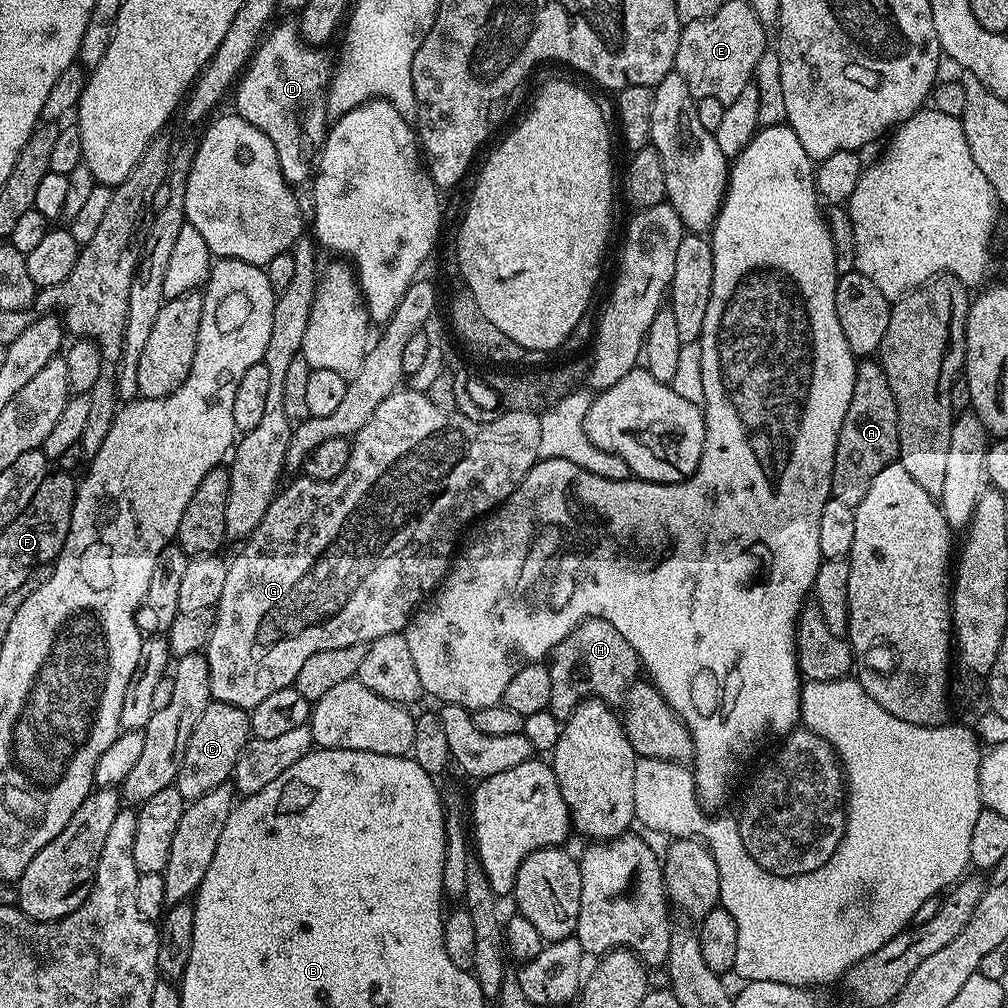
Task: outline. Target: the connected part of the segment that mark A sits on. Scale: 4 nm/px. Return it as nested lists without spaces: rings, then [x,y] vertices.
[[[861,359],[856,365],[850,410],[846,410],[846,418],[838,434],[836,461],[832,471],[832,496],[838,502],[846,502],[846,506],[855,508],[858,502],[862,502],[866,490],[870,490],[870,482],[874,482],[878,470],[893,463],[899,455],[898,414],[890,382],[886,382],[886,374],[875,359]]]

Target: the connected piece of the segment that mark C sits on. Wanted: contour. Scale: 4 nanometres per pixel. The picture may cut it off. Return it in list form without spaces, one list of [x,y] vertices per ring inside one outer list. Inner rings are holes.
[[[219,702],[208,703],[206,710],[202,710],[202,718],[198,718],[198,726],[194,726],[190,734],[178,766],[174,786],[184,801],[197,800],[202,794],[210,794],[210,790],[225,787],[251,736],[252,722],[245,709]]]

